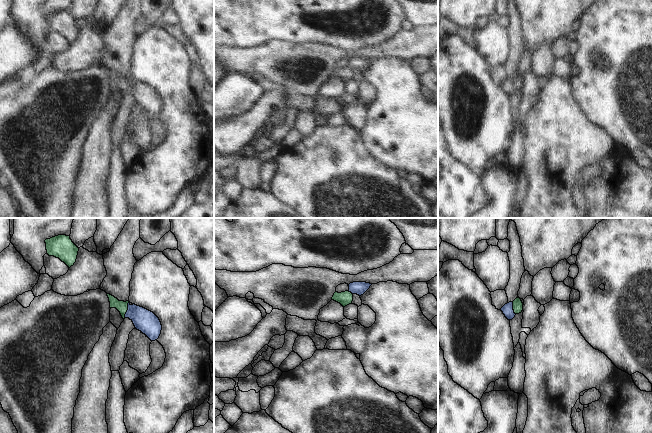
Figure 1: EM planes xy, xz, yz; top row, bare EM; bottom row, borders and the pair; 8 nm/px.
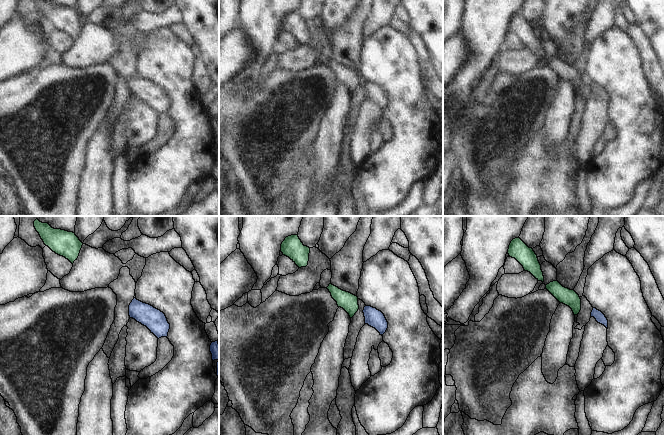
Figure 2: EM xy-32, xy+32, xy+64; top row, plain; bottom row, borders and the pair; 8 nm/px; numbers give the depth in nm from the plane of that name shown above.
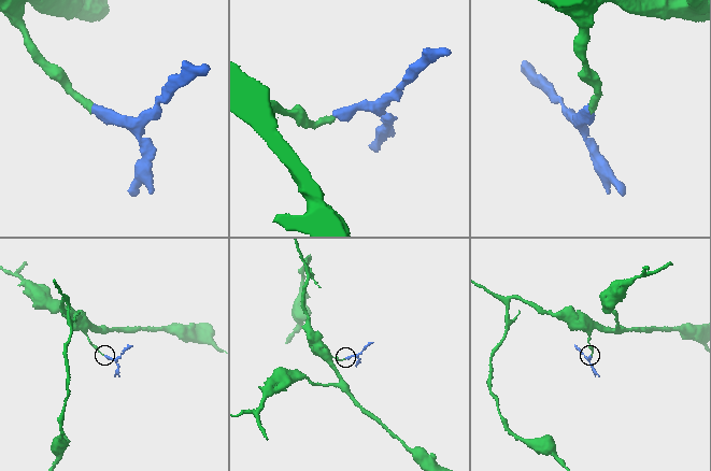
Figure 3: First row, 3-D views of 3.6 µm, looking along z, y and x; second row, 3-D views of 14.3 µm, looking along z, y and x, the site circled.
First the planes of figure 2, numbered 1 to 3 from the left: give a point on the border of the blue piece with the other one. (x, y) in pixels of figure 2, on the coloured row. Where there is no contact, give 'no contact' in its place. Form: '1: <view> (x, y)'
1: no contact
2: no contact
3: no contact

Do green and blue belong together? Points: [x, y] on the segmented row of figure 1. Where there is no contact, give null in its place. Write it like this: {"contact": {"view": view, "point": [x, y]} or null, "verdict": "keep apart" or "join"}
{"contact": {"view": "xy", "point": [127, 309]}, "verdict": "join"}

